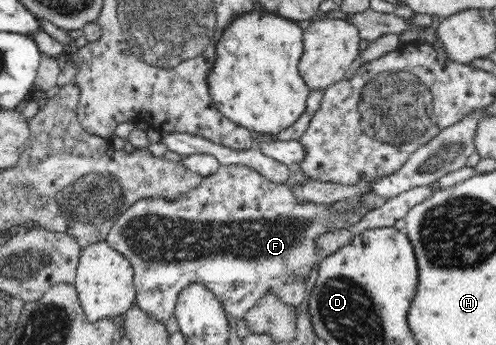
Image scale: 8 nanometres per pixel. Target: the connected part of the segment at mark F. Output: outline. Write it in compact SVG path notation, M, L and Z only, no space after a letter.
M221 165L219 169L212 173L210 176L204 177L202 182L196 188L190 189L187 193L179 194L176 197L164 197L156 196L152 198L145 198L137 200L126 212L124 212L116 223L109 230L107 234L107 243L122 256L126 257L132 265L134 274L133 280L135 283L135 300L134 305L140 307L140 311L148 313L150 319L156 319L160 323L166 323L170 316L175 314L176 301L179 299L179 294L189 284L198 283L204 285L208 290L214 293L214 296L223 304L223 309L241 324L245 324L245 316L250 312L251 308L263 299L263 296L272 293L276 295L284 305L298 308L304 302L306 294L310 293L308 288L309 273L314 269L318 270L318 264L320 264L323 256L317 240L319 236L326 235L328 233L335 233L336 231L352 230L356 224L360 224L363 218L368 214L368 211L377 209L378 204L383 203L383 199L379 199L377 205L368 208L364 206L356 206L356 208L344 208L344 210L337 210L333 208L333 205L326 204L314 204L312 202L300 202L296 200L293 189L289 185L276 184L266 180L260 173L254 169L248 168L242 165Z

